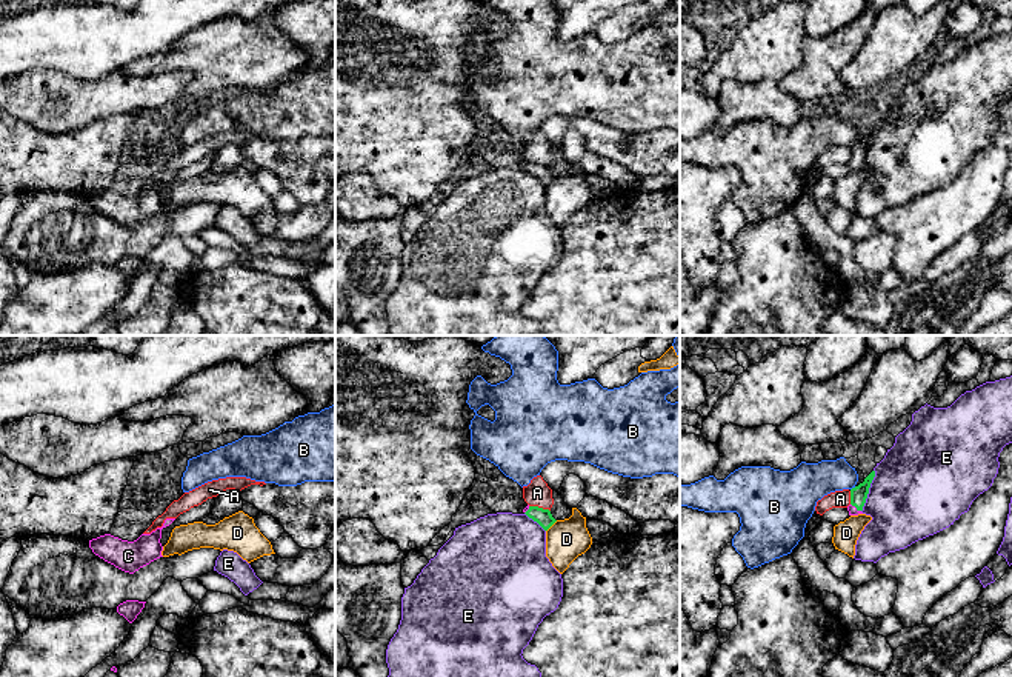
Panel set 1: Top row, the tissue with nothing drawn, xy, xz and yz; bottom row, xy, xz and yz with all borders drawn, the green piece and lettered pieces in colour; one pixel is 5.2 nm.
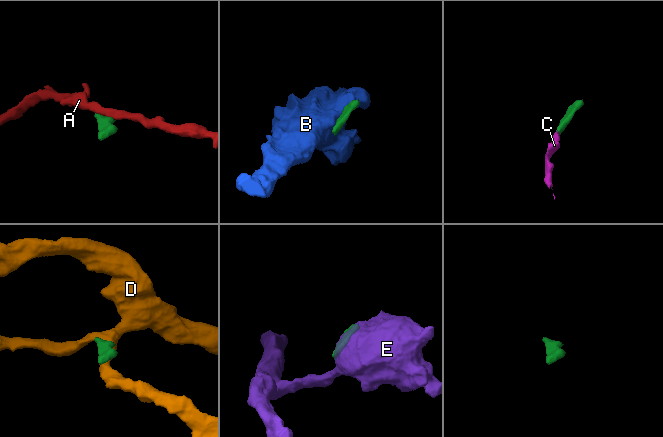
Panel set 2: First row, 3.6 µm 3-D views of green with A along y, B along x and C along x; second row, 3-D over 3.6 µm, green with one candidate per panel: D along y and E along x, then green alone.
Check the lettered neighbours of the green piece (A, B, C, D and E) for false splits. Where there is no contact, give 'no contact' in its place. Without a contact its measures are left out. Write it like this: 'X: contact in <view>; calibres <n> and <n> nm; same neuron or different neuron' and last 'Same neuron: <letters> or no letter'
A: contact in xz; calibres 90 and 140 nm; different neuron
B: contact in yz; calibres 90 and 220 nm; different neuron
C: contact in yz; calibres 90 and 50 nm; same neuron
D: contact in xz; calibres 90 and 220 nm; different neuron
E: contact in yz; calibres 90 and 460 nm; different neuron
Same neuron: C

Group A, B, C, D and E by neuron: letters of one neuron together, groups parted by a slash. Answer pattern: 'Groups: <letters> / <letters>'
Groups: A / B / C / D / E

